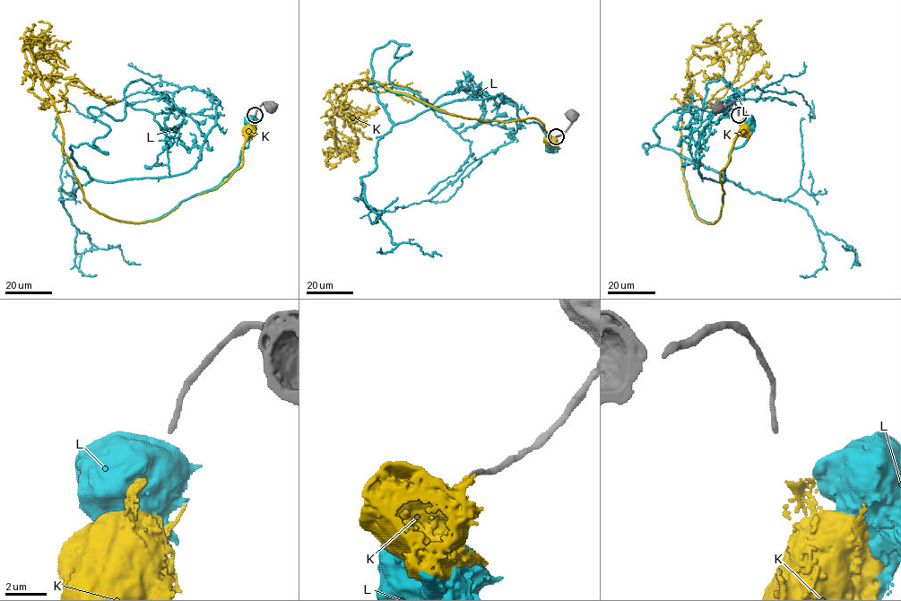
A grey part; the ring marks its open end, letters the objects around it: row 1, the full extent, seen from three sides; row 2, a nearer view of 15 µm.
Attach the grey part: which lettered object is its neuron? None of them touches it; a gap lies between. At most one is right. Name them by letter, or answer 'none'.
none

